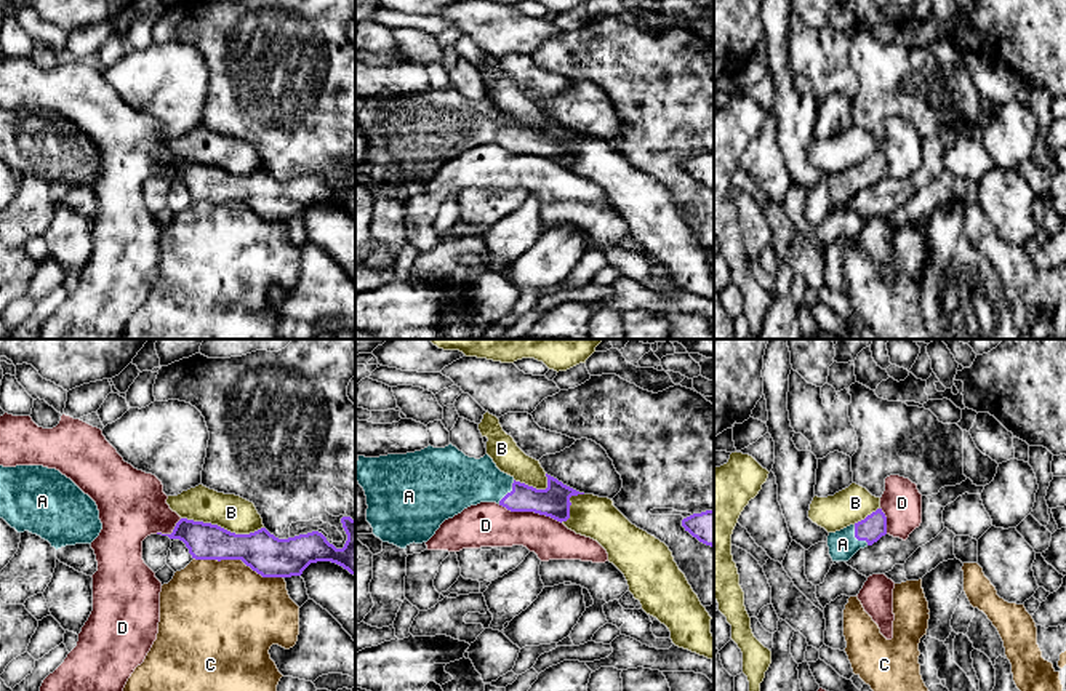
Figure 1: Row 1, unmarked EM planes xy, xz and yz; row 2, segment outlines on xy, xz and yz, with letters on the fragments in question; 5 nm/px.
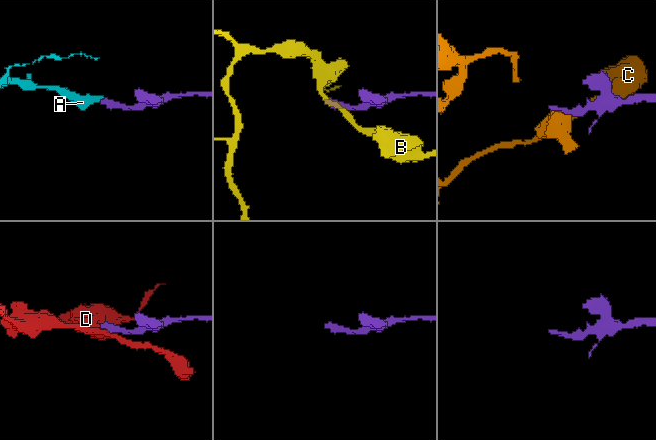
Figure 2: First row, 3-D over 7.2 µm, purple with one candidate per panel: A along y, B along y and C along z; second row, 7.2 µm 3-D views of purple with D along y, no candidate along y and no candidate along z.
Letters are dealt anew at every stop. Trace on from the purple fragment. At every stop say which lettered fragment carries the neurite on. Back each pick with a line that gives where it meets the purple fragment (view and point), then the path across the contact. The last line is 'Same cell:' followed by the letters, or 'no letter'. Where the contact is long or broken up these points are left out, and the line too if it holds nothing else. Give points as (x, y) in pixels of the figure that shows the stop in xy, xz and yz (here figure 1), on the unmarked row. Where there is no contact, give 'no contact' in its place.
A: meets purple in yz at (857, 179); runs through yz (873, 168), (857, 179), (842, 186)
Same cell: A

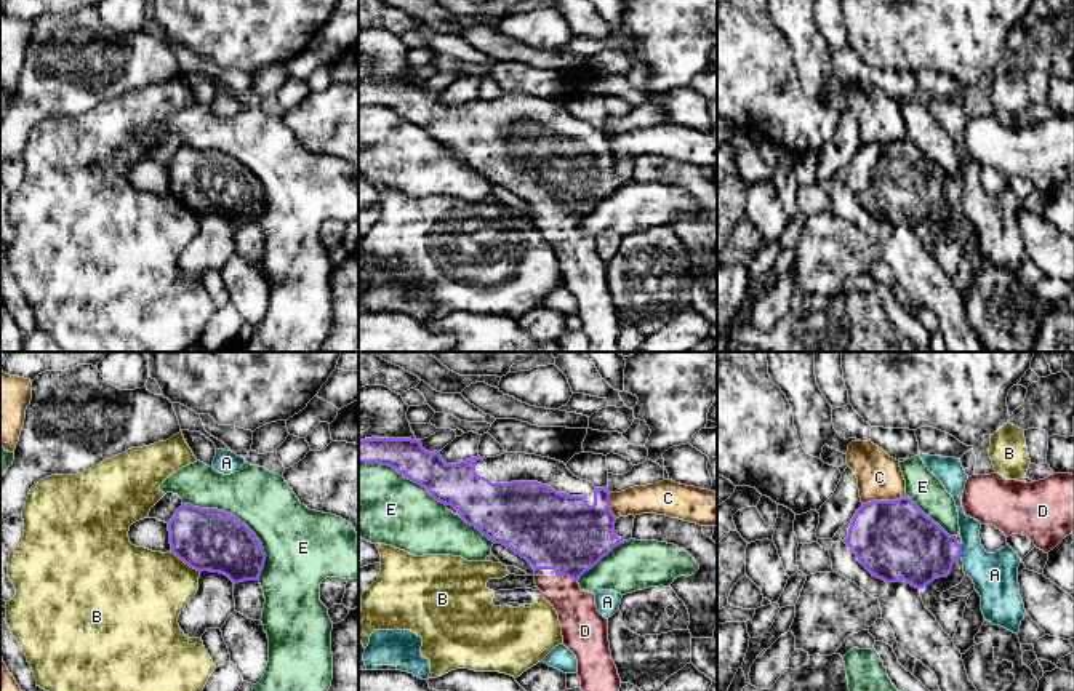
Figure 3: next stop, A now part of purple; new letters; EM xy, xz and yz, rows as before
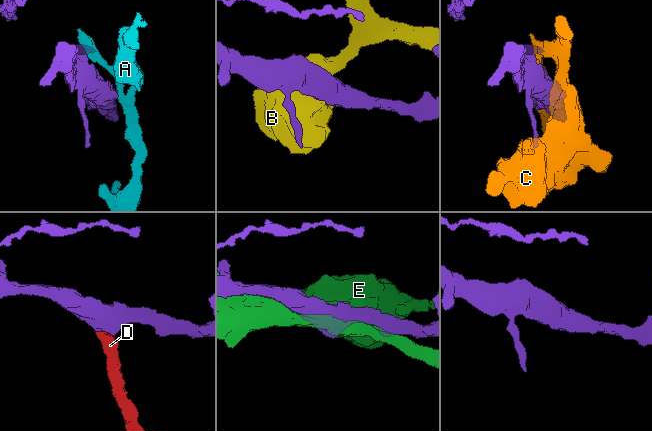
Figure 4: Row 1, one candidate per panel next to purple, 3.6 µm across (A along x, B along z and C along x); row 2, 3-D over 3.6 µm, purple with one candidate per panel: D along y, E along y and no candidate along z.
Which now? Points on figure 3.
D: meets purple in xz at (567, 216); runs through xz (551, 171), (567, 187), (567, 216), (567, 240), (580, 263)
Same cell: D

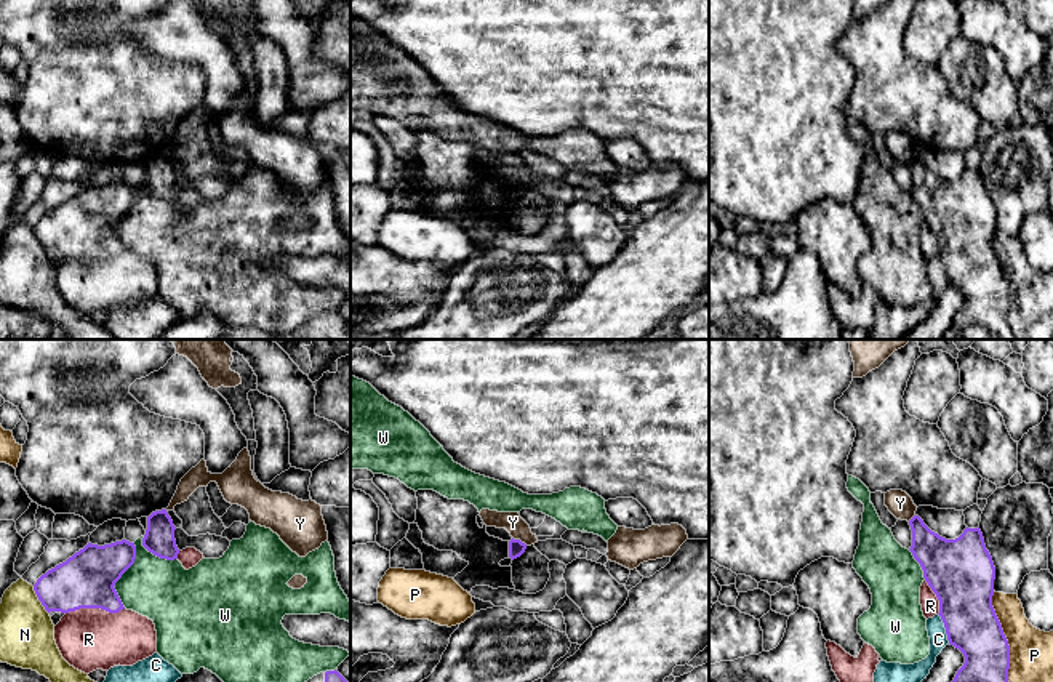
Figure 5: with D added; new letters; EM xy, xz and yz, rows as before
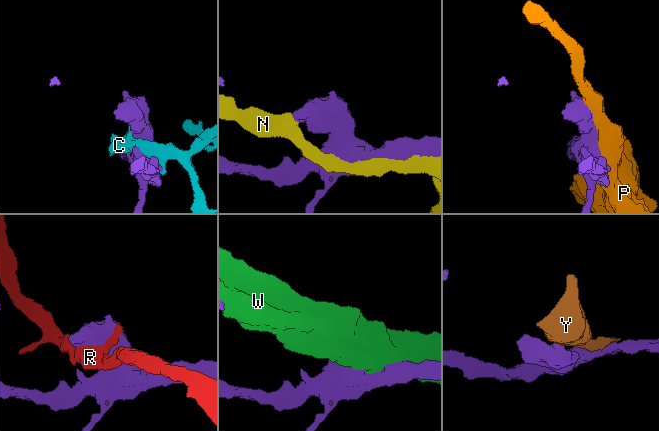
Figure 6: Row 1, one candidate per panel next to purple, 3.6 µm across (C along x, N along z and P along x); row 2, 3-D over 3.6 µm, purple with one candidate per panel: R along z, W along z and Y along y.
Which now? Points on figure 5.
Same cell: no letter

